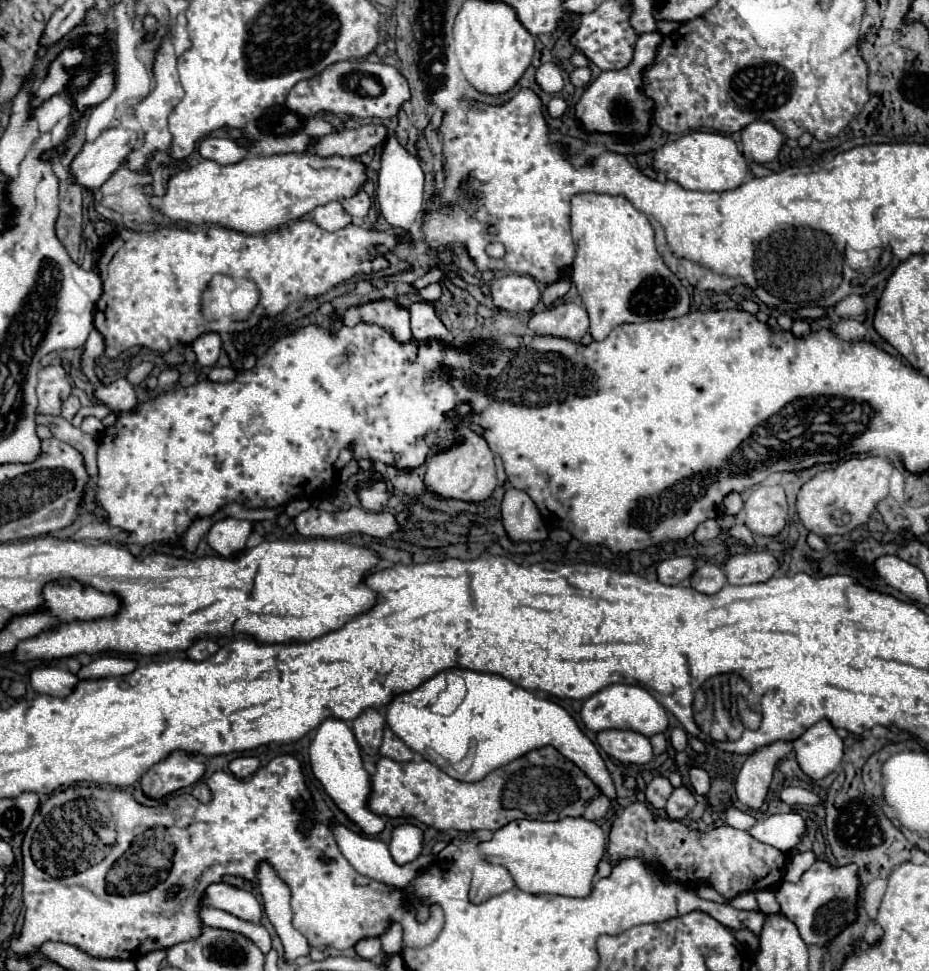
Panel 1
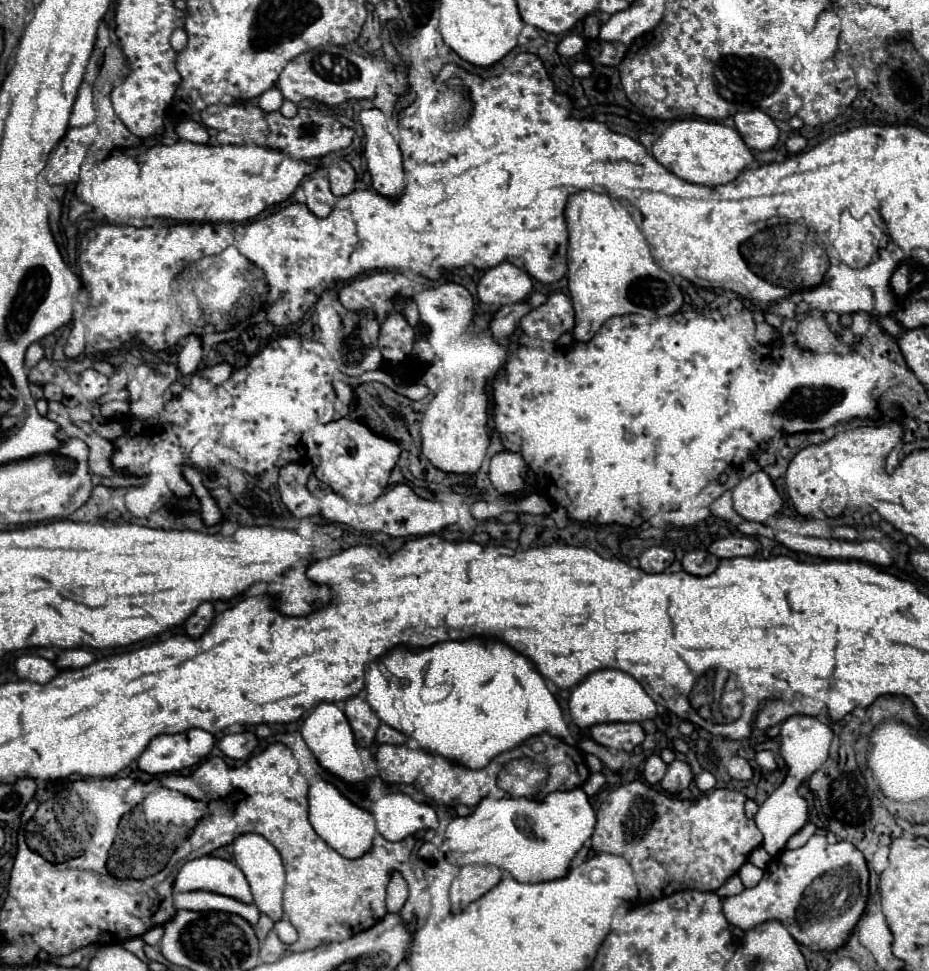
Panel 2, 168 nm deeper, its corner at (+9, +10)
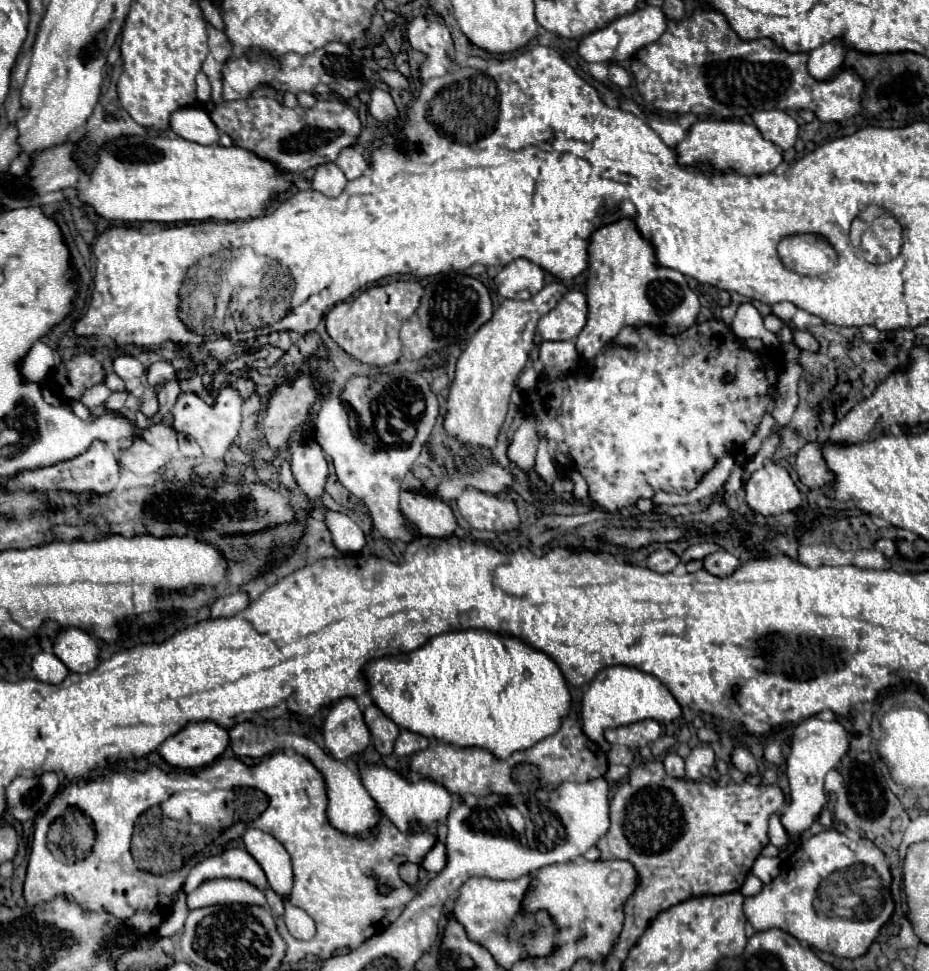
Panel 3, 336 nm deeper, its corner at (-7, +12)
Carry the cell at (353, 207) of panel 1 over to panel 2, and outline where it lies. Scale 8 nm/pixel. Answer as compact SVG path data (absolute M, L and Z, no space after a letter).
M344 159L336 161L330 171L328 171L328 179L330 179L330 189L336 197L346 195L350 191L356 189L356 171L352 169L352 165Z

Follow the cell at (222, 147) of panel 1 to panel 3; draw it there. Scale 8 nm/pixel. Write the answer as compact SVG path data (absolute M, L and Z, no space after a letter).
M180 109L176 113L172 113L172 121L170 121L170 129L192 143L200 143L200 145L212 145L218 141L218 129L212 123L212 119L208 117L206 111L202 109Z

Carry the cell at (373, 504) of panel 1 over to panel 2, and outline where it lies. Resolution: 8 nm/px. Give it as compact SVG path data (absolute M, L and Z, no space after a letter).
M336 419L314 427L314 441L320 449L320 465L316 477L328 483L350 503L372 503L388 487L388 477L398 461L400 445L396 441L374 435L366 425L352 419Z

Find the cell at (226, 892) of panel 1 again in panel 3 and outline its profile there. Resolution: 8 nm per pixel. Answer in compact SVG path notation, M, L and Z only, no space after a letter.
M228 849L220 855L214 857L206 857L204 861L196 863L186 881L184 881L184 893L192 893L200 883L210 881L210 879L244 879L256 887L260 887L262 891L268 889L268 881L264 871L260 869L260 865L248 855L246 849Z

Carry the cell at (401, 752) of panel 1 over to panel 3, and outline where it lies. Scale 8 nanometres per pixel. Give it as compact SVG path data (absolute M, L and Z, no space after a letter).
M400 731L396 743L394 743L394 753L400 755L400 757L406 757L406 755L414 755L422 749L428 747L428 739L418 735L418 733L412 733L412 731Z

